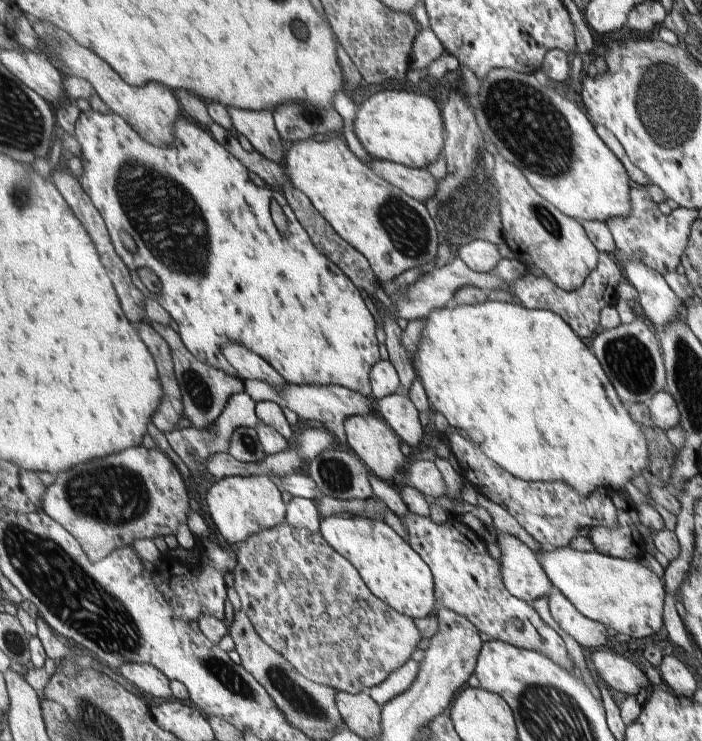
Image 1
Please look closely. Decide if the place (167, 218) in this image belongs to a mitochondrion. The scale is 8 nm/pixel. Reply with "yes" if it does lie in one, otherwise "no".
yes

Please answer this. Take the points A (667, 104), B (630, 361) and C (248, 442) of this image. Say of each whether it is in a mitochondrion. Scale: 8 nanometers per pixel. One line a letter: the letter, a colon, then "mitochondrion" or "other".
A: mitochondrion
B: mitochondrion
C: mitochondrion

